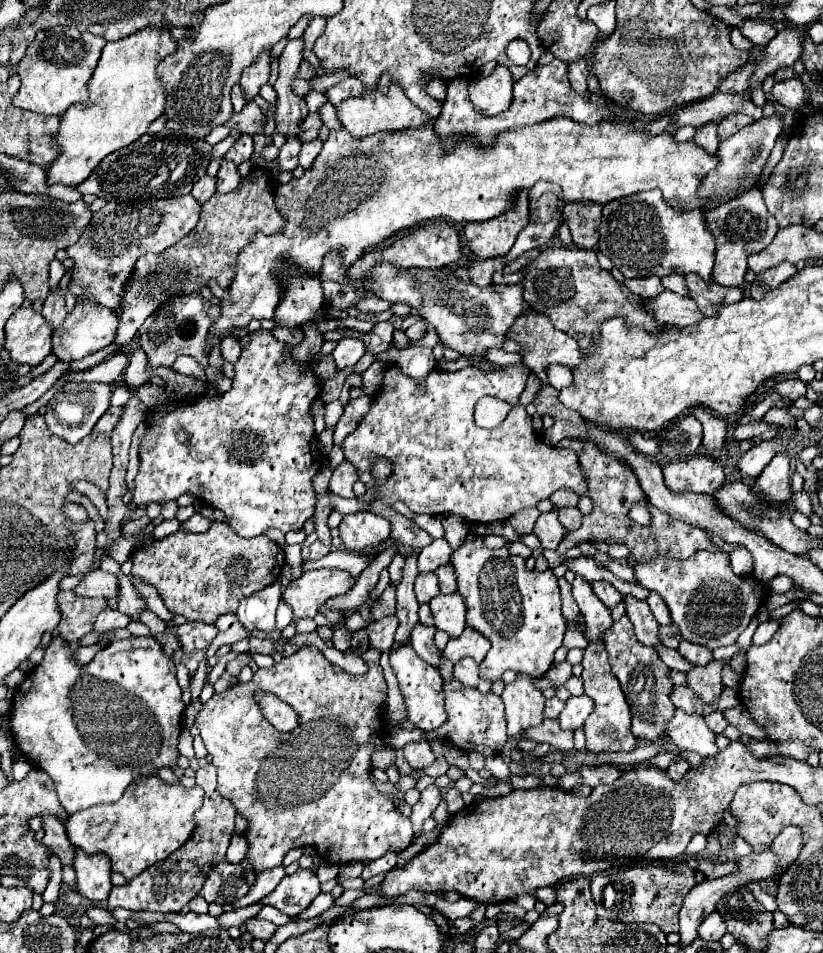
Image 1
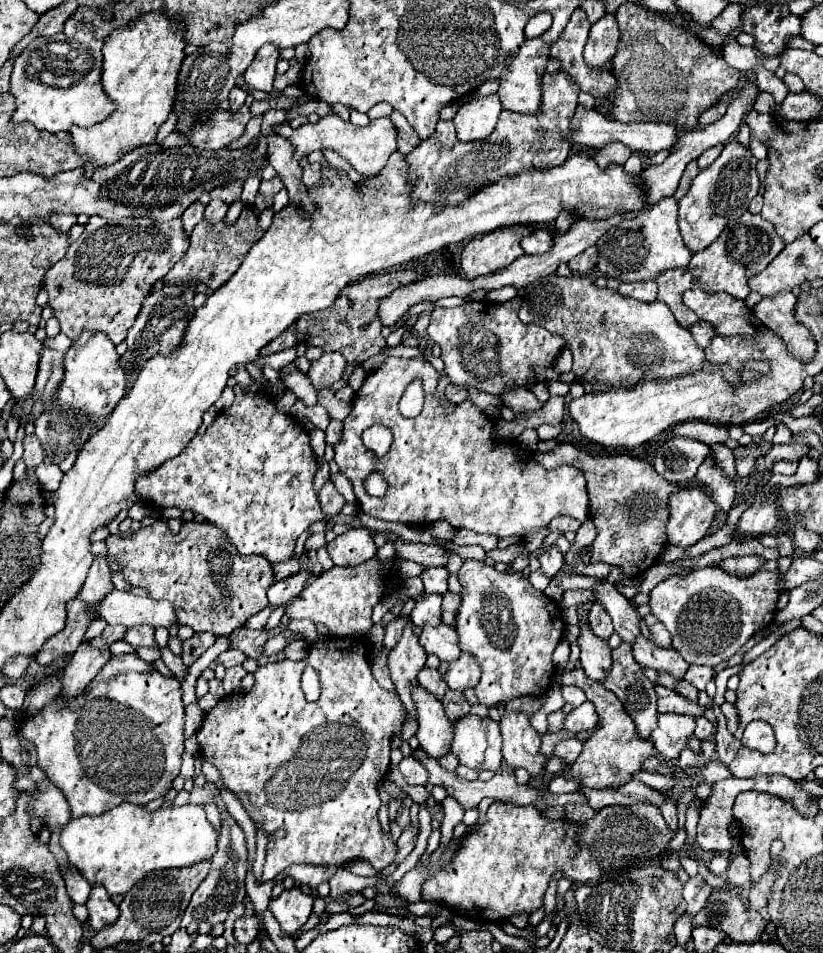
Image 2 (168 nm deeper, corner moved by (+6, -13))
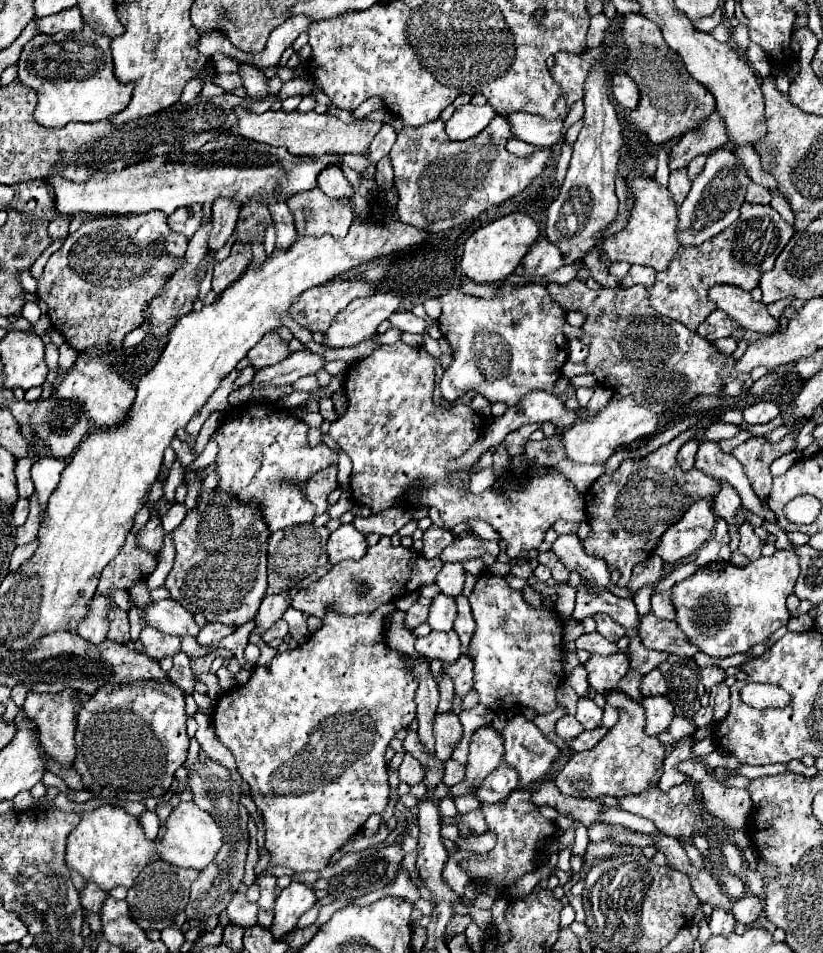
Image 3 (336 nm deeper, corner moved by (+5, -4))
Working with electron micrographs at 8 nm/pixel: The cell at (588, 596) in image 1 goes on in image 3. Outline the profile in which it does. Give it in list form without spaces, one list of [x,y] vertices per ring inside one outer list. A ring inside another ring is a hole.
[[[617,652],[611,656],[597,656],[593,654],[585,664],[589,672],[589,684],[597,694],[607,694],[619,690],[619,680],[629,670],[629,660],[625,654]]]

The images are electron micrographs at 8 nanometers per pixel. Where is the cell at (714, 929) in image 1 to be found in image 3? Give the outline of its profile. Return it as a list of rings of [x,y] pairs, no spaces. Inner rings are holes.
[[[715,908],[711,914],[711,922],[709,928],[713,934],[731,934],[735,928],[735,918],[729,910],[725,908]]]

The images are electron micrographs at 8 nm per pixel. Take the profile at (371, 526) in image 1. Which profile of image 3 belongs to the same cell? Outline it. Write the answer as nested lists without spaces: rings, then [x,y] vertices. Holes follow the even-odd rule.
[[[343,524],[335,532],[331,532],[327,542],[327,554],[329,562],[337,564],[341,560],[359,560],[367,552],[367,540],[365,536],[355,530],[353,524]]]

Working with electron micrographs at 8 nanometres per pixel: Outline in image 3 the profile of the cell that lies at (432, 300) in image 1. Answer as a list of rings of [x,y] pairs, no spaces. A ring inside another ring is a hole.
[[[501,284],[501,292],[493,298],[477,298],[453,288],[441,298],[443,312],[439,316],[439,328],[453,348],[453,364],[445,370],[439,388],[445,400],[455,400],[473,390],[483,394],[491,404],[503,402],[507,406],[519,404],[529,392],[545,390],[553,394],[555,382],[561,376],[561,366],[567,362],[567,338],[563,334],[563,308],[551,300],[543,284]]]

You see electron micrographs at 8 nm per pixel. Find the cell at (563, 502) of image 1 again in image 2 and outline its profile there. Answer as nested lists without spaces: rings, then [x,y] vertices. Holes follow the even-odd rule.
[[[560,515],[550,521],[550,531],[560,531],[562,535],[566,531],[578,531],[578,527],[580,527],[580,521],[574,517],[568,517],[568,515]]]

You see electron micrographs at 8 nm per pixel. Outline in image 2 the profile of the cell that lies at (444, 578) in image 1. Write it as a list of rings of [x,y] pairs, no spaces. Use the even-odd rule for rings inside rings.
[[[446,591],[442,595],[442,621],[448,625],[454,625],[454,613],[460,605],[460,595],[458,593],[450,593]]]

